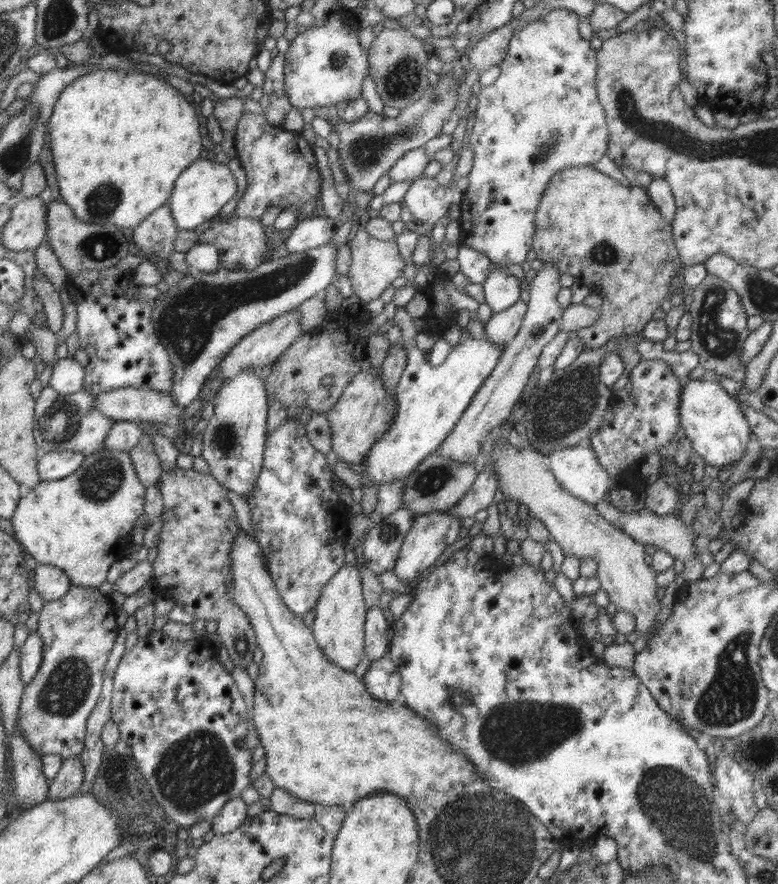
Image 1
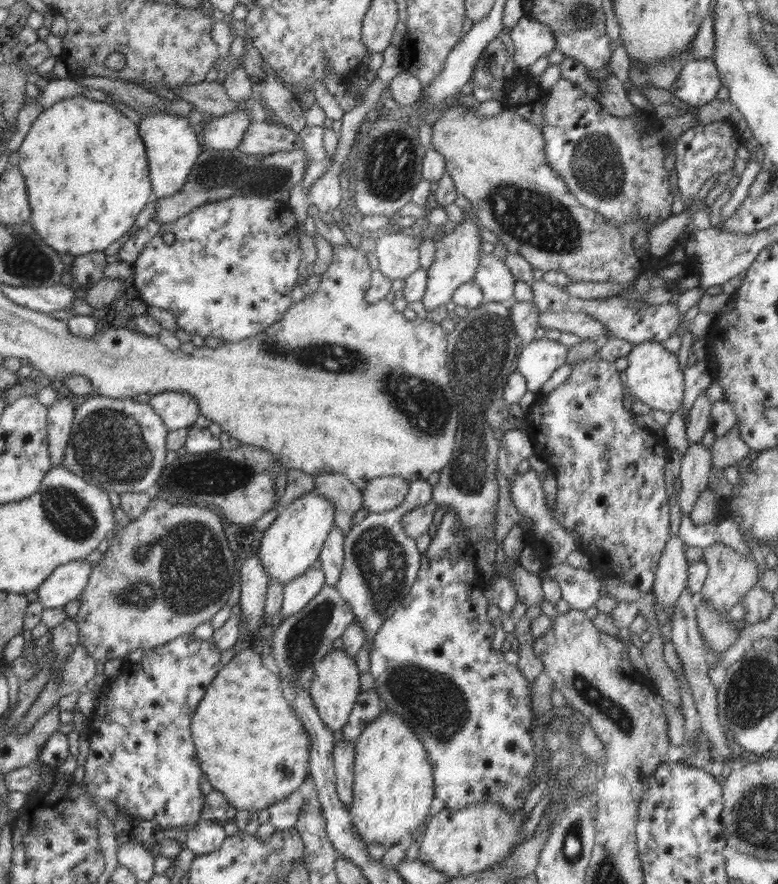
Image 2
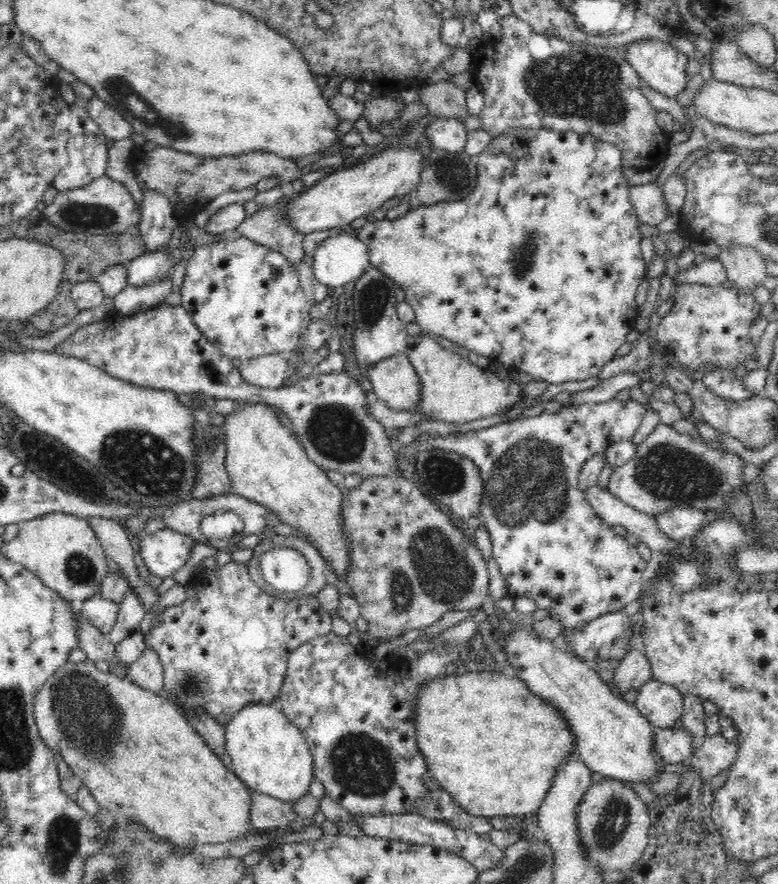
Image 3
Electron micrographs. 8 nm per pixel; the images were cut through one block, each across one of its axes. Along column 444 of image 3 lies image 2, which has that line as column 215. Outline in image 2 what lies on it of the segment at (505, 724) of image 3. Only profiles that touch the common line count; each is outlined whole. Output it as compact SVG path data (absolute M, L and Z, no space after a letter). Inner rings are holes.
M249 648L242 650L238 655L234 655L228 664L222 666L218 674L210 681L210 688L206 690L206 695L200 704L195 708L191 716L190 732L195 746L195 758L200 763L202 772L210 781L210 784L215 790L219 790L237 811L251 810L261 811L264 808L271 807L274 803L286 798L291 792L298 790L302 783L305 781L309 773L309 760L310 760L310 739L309 734L302 726L299 717L292 707L292 702L288 700L288 695L284 694L284 690L280 687L280 677L275 669L267 662L264 652L258 648Z

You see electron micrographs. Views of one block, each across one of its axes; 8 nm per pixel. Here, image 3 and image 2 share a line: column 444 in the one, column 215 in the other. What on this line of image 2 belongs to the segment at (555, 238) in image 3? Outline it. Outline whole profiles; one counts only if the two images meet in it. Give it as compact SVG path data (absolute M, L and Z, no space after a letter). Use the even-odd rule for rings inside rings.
M258 194L254 196L232 196L219 200L224 208L228 208L230 216L216 216L214 214L216 203L206 203L203 206L194 208L192 212L174 220L170 223L162 223L160 230L150 239L146 244L145 250L140 253L140 256L133 262L134 265L134 288L139 293L139 298L143 300L146 305L157 306L162 310L170 310L176 316L176 324L179 329L185 330L187 334L192 335L200 342L202 338L218 338L220 343L224 342L240 342L245 338L250 338L271 324L281 320L293 303L292 288L298 280L298 268L300 268L300 261L303 260L303 252L300 248L299 234L297 233L298 221L291 212L291 208L287 202L275 201L266 197L260 197ZM167 232L174 234L174 242L172 244L164 243L162 236Z

